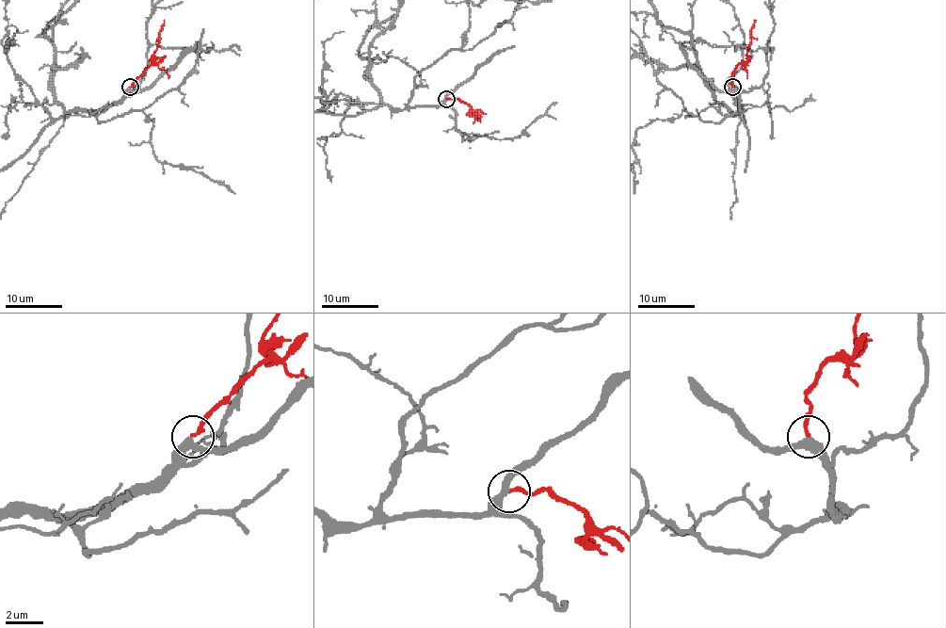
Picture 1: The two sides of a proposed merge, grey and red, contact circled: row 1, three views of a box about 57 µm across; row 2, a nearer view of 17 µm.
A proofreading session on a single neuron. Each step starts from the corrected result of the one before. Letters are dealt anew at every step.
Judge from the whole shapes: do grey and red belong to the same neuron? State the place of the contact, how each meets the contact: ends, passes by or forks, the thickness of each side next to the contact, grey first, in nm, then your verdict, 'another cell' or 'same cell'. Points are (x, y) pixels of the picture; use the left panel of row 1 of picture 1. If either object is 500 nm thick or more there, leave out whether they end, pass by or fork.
place (130, 87); grey passes by; red ends; calibres 360 and 200 nm; another cell

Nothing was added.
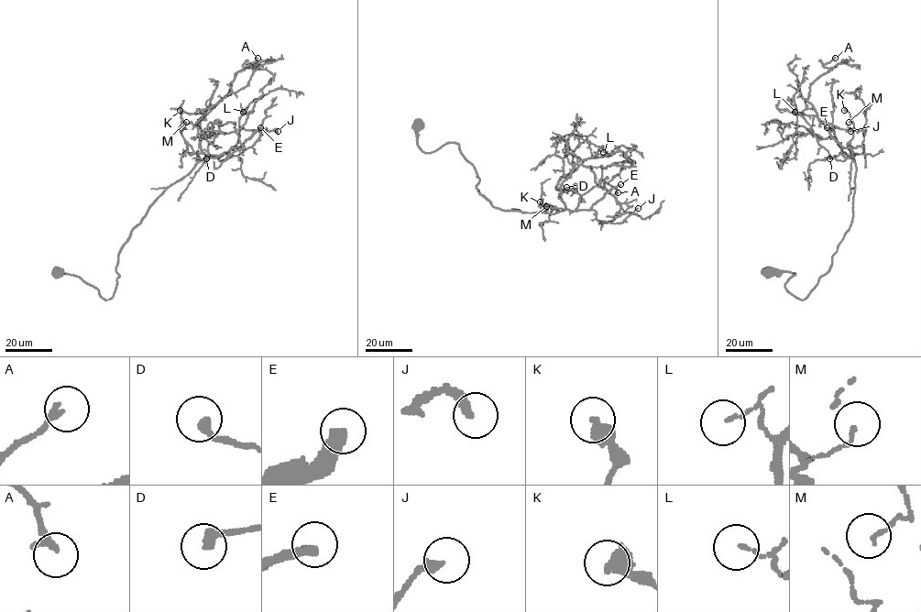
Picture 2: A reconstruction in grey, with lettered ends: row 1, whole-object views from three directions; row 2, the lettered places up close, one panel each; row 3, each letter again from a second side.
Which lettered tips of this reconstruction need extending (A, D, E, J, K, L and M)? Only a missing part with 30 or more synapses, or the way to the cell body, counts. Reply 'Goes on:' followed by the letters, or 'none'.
Goes on: D, E

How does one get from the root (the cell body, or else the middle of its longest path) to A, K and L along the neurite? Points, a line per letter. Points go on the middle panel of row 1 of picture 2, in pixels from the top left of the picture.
A: (417, 125), (423, 152), (455, 142), (478, 191), (501, 210), (563, 211), (556, 185), (580, 165), (618, 192)
K: (417, 125), (423, 152), (459, 146), (493, 206), (559, 211), (548, 204), (540, 212), (540, 202)
L: (417, 125), (423, 152), (455, 142), (478, 191), (504, 211), (563, 211), (561, 183), (578, 162), (603, 152)

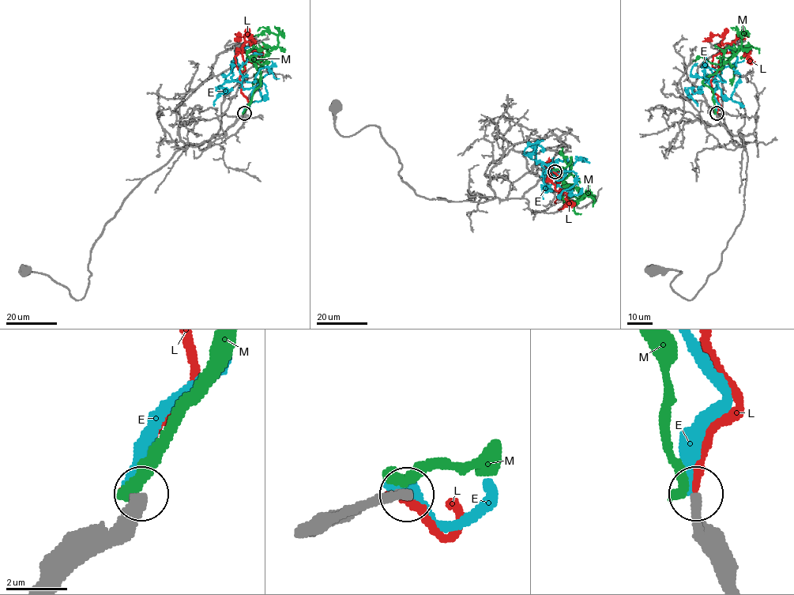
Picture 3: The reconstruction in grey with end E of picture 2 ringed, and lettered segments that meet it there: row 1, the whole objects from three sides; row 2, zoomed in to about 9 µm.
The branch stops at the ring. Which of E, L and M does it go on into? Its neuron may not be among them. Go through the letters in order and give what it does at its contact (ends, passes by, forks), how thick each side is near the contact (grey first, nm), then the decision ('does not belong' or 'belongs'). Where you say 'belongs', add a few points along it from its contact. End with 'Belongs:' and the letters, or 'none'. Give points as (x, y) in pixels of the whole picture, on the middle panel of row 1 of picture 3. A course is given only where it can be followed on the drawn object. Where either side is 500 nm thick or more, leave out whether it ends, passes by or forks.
E: it ends; calibres 400 and 320 nm; does not belong
L: it ends; calibres 400 and 320 nm; does not belong
M: it ends; calibres 400 and 480 nm; does not belong
Belongs: none

